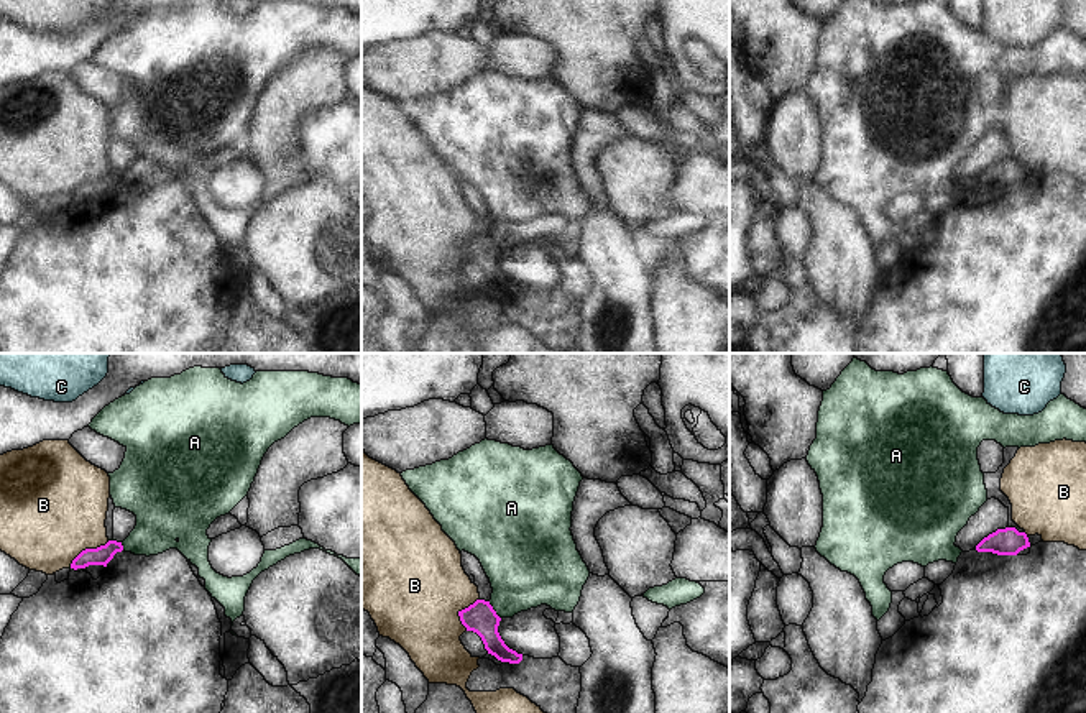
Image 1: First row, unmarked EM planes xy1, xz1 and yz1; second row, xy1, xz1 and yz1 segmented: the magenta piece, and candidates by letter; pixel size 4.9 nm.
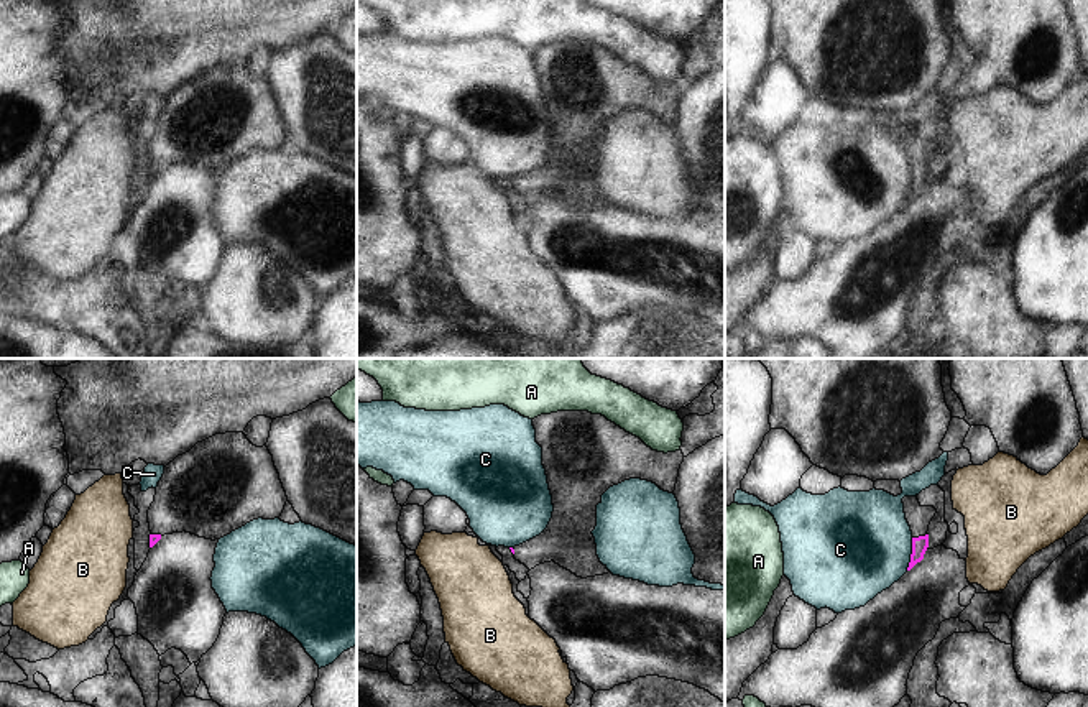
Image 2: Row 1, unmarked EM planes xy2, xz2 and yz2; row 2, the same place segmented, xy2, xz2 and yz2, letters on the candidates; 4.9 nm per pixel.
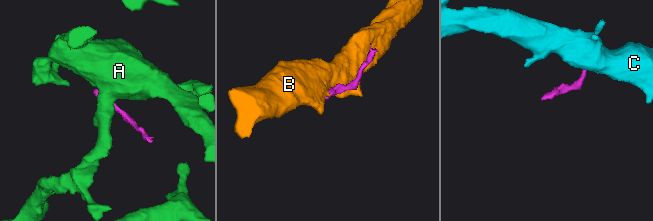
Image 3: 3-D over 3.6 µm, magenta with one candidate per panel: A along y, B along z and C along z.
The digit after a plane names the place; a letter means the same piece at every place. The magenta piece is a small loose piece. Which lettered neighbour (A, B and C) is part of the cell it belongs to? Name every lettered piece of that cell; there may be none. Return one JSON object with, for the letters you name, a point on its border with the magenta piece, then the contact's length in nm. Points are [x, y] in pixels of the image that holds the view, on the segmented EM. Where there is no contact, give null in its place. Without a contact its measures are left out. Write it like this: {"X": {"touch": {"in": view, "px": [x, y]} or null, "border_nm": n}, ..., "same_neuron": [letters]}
{"same_neuron": []}

